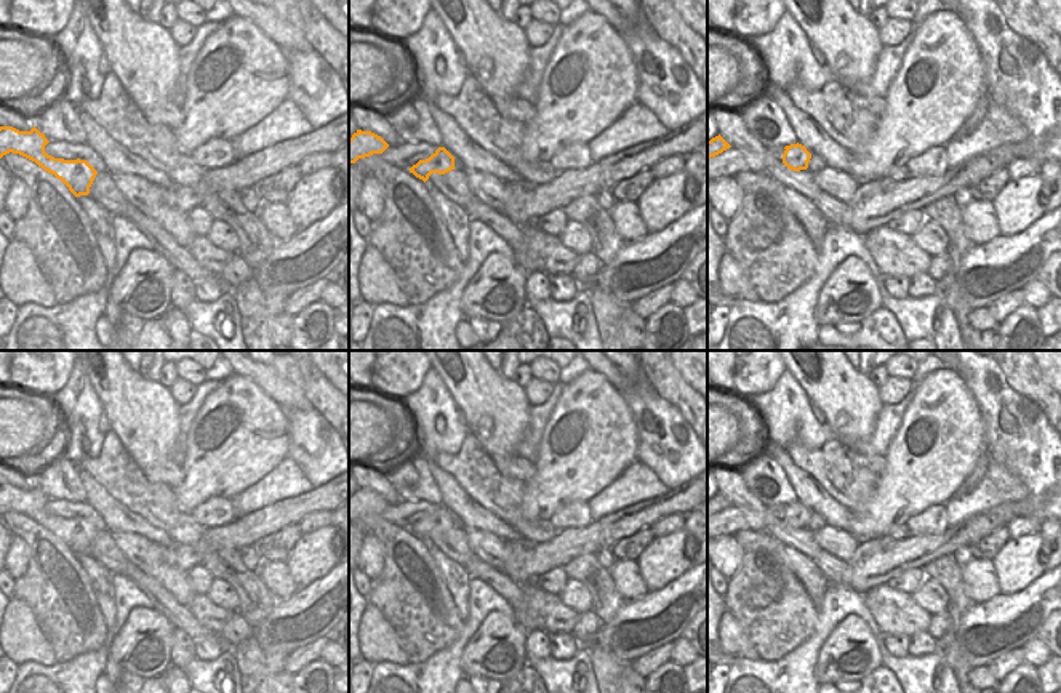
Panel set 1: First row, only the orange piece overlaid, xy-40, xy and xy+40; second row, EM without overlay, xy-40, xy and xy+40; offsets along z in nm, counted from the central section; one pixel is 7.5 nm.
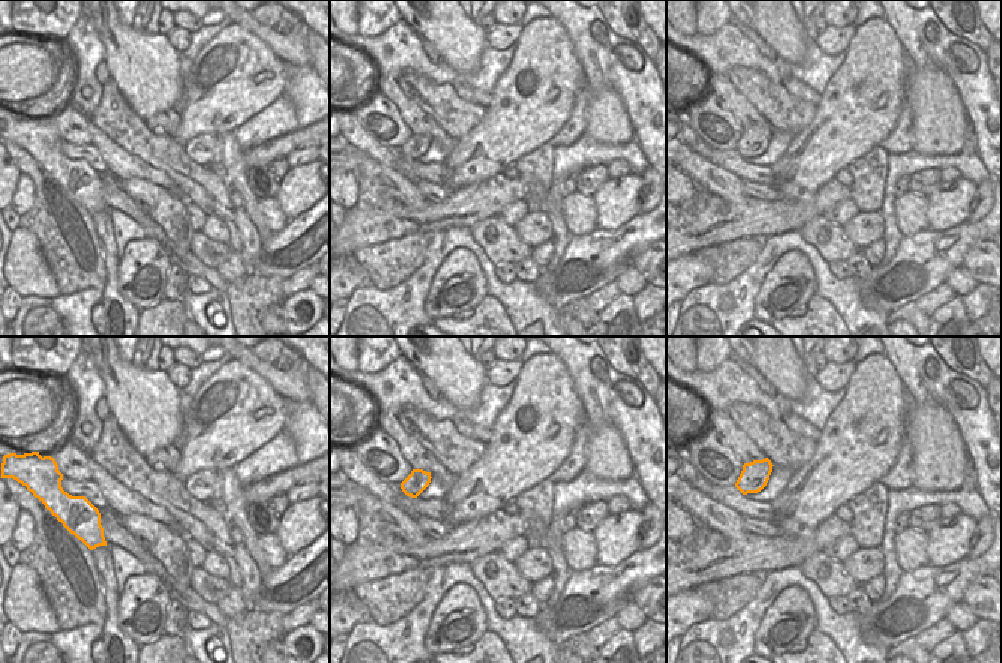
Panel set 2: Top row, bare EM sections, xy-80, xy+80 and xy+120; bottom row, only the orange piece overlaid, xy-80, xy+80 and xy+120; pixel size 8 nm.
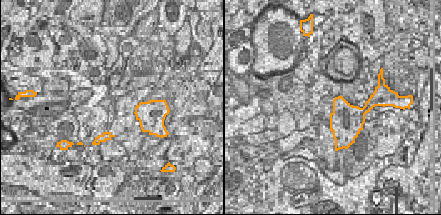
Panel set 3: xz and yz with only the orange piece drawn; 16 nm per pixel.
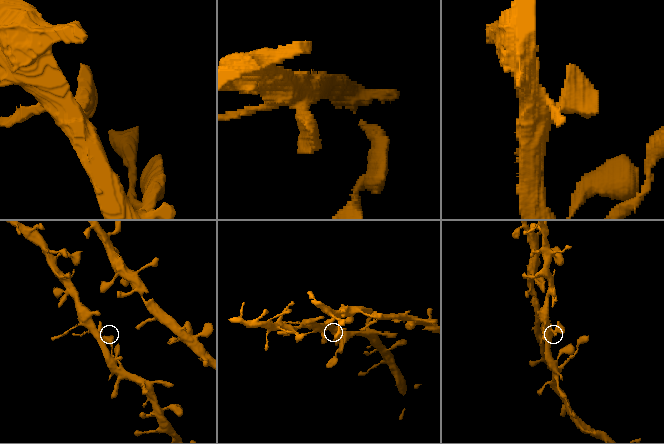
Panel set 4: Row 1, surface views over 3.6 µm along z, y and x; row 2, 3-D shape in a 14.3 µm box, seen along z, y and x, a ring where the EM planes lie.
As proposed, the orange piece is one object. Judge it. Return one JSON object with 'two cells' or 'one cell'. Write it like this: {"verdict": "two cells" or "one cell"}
{"verdict": "one cell"}

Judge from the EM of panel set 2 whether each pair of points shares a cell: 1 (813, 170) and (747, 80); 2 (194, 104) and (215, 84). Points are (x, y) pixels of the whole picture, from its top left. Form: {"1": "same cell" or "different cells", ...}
{"1": "different cells", "2": "same cell"}

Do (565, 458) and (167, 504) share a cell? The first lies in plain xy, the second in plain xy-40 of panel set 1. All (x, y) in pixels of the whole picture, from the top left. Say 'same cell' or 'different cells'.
different cells

